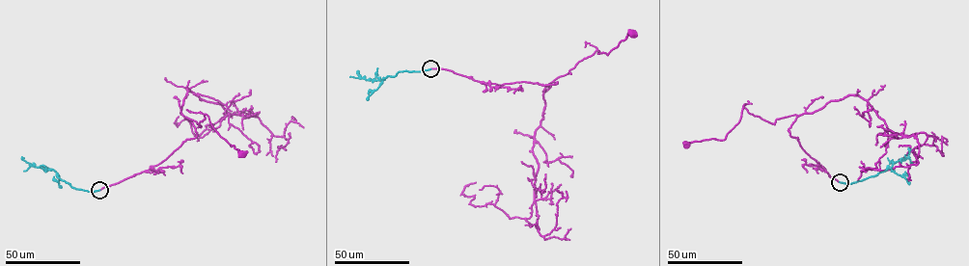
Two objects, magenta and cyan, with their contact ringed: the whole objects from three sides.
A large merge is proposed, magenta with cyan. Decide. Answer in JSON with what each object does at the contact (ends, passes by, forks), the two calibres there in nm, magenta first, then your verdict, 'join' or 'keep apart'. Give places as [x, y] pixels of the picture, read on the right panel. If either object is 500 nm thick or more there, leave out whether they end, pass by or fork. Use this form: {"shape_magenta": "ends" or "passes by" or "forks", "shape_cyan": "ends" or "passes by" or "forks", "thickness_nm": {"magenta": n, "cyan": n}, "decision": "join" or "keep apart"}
{"shape_magenta": "ends", "shape_cyan": "ends", "thickness_nm": {"magenta": 160, "cyan": 260}, "decision": "join"}

